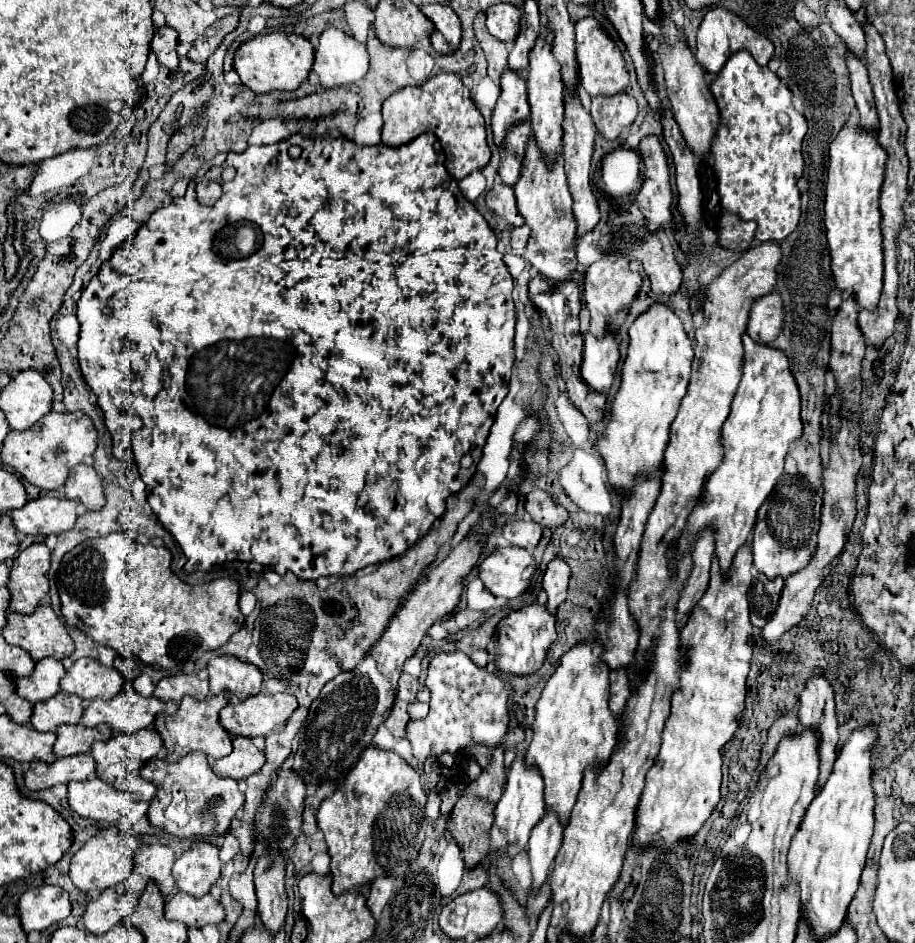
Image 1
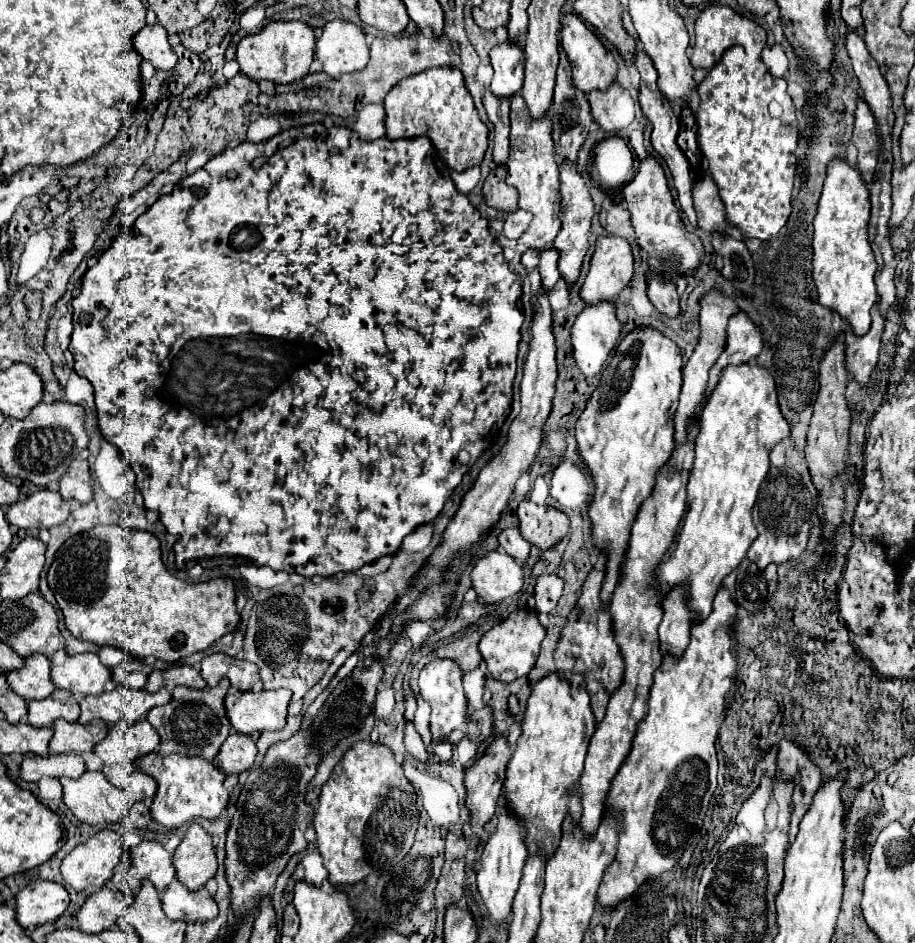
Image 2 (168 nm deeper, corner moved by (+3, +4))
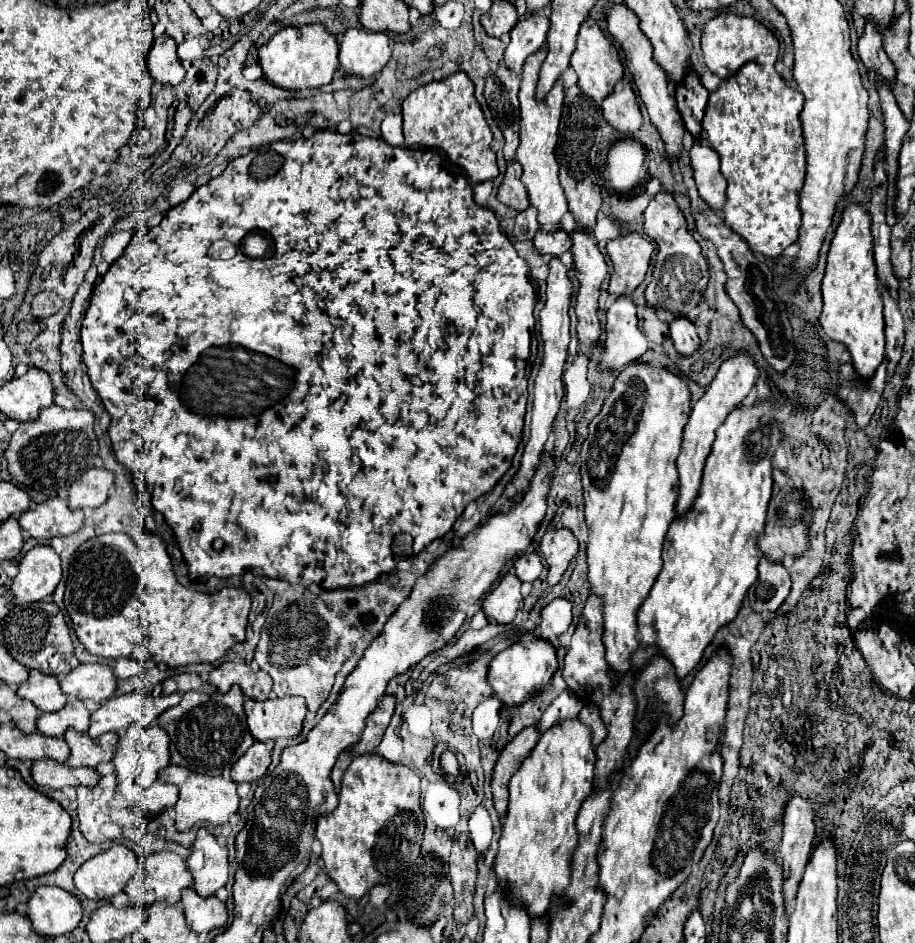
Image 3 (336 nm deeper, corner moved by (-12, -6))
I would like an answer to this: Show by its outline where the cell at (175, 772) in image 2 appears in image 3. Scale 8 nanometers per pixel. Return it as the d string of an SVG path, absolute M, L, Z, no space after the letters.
M168 766L166 770L160 772L162 782L168 784L176 784L180 788L180 796L178 802L174 806L176 812L176 826L180 832L188 832L192 826L196 826L198 822L208 822L214 826L226 824L228 818L238 810L240 798L236 794L236 784L232 780L226 780L222 776L206 776L206 774L196 774L178 766Z

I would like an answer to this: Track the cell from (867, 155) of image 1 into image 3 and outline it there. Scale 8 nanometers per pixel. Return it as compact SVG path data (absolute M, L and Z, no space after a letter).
M850 204L844 210L842 222L836 228L826 274L822 282L822 298L824 308L820 314L820 326L828 338L846 346L852 356L852 366L860 378L872 378L876 368L886 358L884 354L884 318L882 318L882 302L880 290L876 282L876 264L872 258L872 232L868 212Z

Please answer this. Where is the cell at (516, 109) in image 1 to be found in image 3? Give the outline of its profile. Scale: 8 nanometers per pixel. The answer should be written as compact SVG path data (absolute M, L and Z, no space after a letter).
M526 14L518 20L518 24L510 30L510 44L506 46L504 62L514 74L522 74L524 60L542 48L546 42L546 32L550 28L550 20L546 14Z

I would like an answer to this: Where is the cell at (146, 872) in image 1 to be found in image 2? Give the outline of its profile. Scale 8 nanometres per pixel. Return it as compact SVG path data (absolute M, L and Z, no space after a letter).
M141 842L129 850L131 864L127 868L117 868L113 884L127 896L135 896L141 882L147 878L153 886L163 892L175 878L175 868L171 864L171 854L159 842Z

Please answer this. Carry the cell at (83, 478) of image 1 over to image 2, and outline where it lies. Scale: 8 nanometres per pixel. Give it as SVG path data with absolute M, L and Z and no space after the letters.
M73 460L69 470L59 480L59 494L63 498L73 498L77 502L91 502L93 486L91 486L91 472L87 460Z

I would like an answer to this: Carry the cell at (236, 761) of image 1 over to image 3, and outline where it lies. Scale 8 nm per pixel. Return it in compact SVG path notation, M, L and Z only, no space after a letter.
M254 742L252 748L246 750L246 754L232 766L230 776L234 782L254 782L266 774L270 766L270 752L262 742Z

